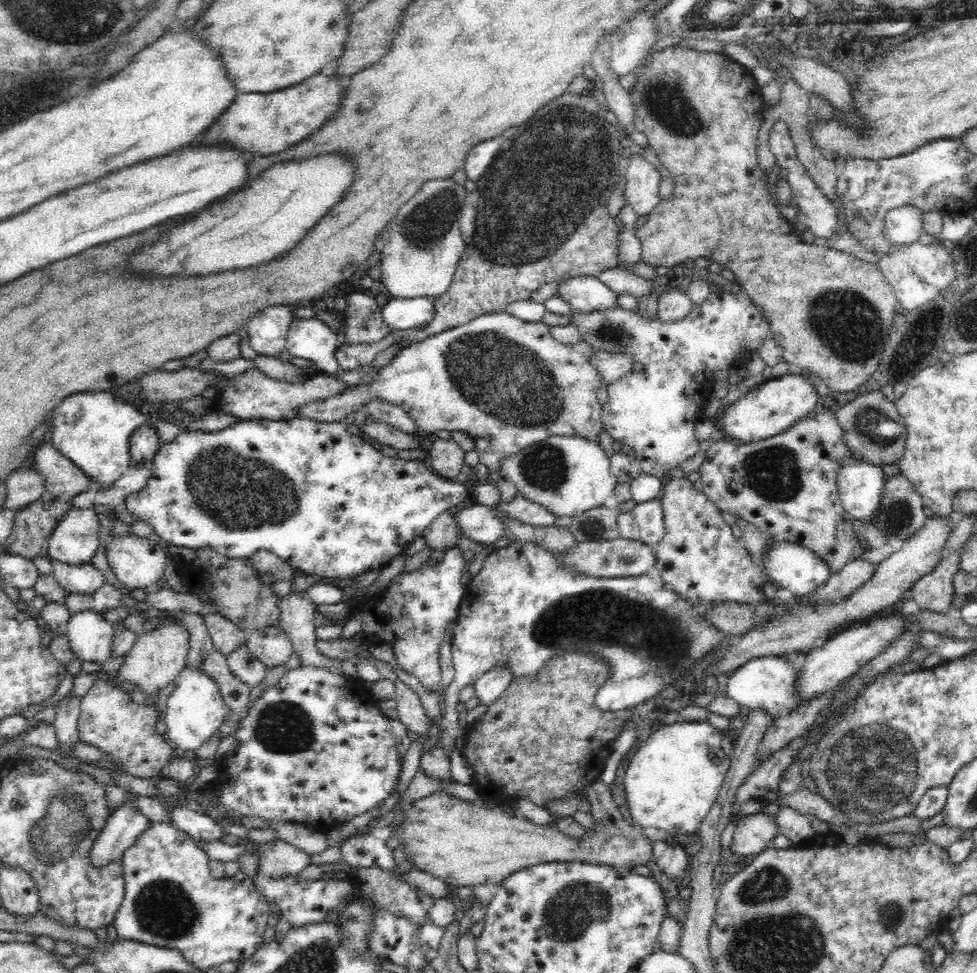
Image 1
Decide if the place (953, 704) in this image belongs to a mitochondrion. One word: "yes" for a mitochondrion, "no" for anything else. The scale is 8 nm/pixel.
no

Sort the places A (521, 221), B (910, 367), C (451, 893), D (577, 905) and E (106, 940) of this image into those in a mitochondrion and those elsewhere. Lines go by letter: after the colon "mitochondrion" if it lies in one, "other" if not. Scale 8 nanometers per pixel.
A: mitochondrion
B: other
C: other
D: mitochondrion
E: other

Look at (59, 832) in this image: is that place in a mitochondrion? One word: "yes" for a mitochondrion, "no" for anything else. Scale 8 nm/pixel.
yes

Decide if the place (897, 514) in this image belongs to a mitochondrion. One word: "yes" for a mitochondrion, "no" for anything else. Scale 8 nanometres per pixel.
yes

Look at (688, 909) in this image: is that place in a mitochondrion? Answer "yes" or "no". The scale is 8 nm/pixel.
no

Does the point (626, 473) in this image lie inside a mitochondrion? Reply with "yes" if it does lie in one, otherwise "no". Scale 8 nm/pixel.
no

